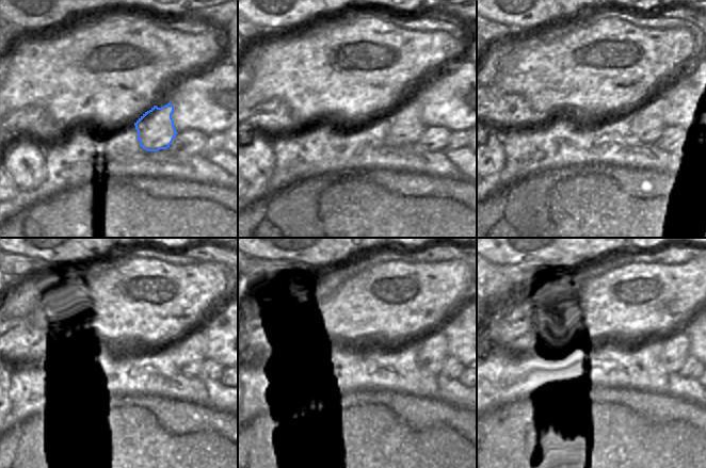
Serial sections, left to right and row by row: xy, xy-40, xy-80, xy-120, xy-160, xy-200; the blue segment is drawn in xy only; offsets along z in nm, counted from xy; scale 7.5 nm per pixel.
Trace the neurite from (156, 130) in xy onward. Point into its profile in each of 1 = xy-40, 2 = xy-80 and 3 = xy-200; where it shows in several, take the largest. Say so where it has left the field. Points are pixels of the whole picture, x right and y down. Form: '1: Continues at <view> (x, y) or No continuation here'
1: Continues at xy-40 (405, 124)
2: Continues at xy-80 (646, 123)
3: Continues at xy-200 (675, 343)

